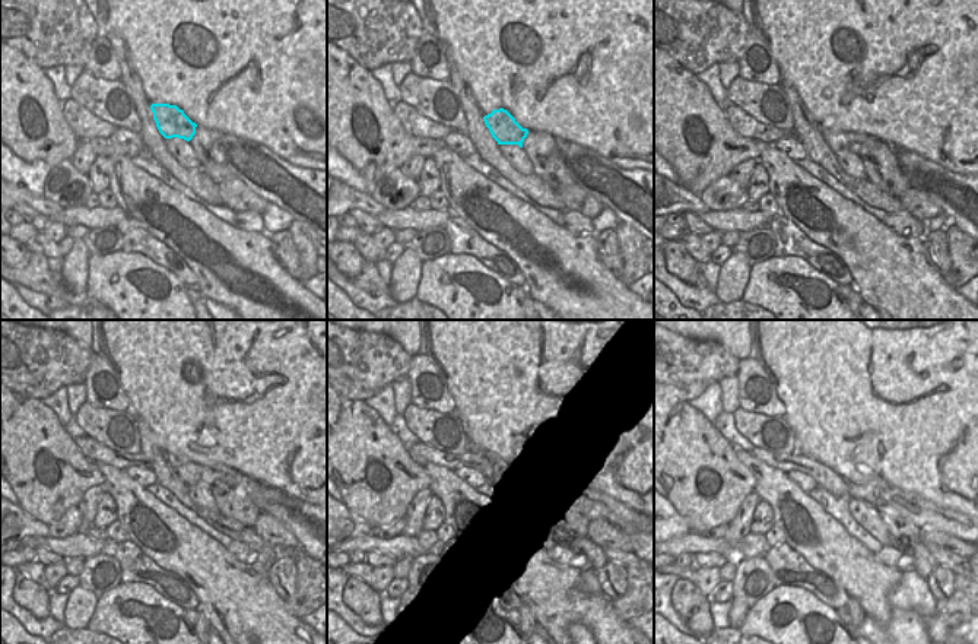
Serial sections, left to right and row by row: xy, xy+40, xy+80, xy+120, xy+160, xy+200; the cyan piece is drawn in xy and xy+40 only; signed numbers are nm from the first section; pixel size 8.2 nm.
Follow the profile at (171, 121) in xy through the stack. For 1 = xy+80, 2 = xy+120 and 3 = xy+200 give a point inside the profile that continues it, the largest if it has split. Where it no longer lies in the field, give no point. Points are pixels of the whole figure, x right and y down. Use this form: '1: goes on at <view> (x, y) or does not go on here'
1: goes on at xy+80 (835, 139)
2: goes on at xy+120 (189, 472)
3: goes on at xy+200 (886, 498)

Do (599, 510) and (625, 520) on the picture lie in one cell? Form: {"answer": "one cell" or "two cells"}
{"answer": "one cell"}

